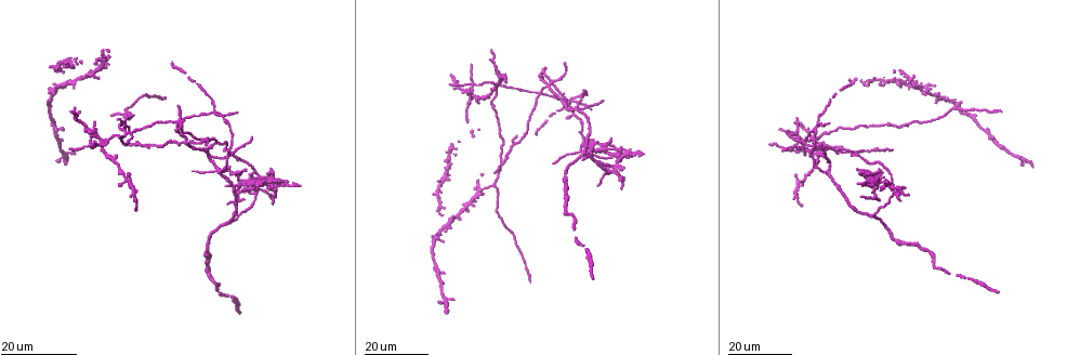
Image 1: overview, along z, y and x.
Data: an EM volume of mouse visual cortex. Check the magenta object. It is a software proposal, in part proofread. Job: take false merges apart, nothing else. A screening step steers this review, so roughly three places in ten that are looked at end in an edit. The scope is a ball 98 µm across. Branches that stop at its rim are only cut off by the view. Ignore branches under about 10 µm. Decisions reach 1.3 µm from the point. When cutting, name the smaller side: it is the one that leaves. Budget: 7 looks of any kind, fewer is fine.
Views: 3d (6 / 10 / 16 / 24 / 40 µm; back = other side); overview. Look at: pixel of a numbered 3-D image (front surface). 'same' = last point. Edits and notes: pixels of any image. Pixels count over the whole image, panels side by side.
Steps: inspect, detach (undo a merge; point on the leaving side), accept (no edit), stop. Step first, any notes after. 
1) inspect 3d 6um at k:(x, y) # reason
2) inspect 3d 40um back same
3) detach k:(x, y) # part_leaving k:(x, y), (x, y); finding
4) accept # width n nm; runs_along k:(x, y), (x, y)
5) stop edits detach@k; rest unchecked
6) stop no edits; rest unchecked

inspect 3d 16um at 1:(126, 133) # three-way junction

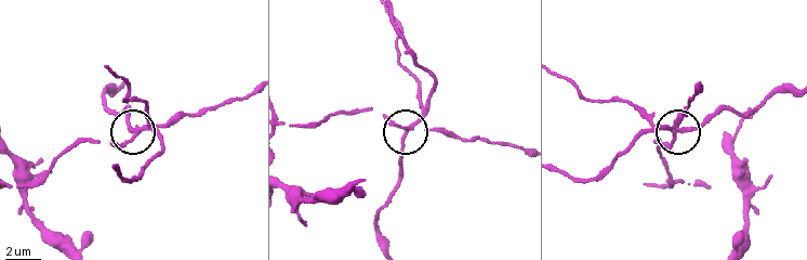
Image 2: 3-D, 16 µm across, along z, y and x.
inspect 3d 6um at 2:(132, 130) # zoom in

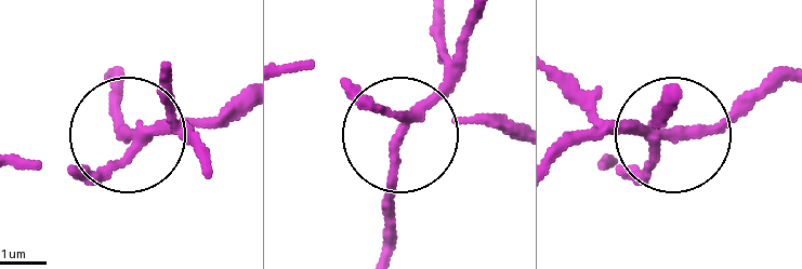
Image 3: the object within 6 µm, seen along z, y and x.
detach 3:(464, 68) # width 190 nm; part_leaving 3:(409, 116), (390, 251); two neurons meet here

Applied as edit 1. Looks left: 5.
inspect 3d 24um at 1:(102, 145) # a narrow waist

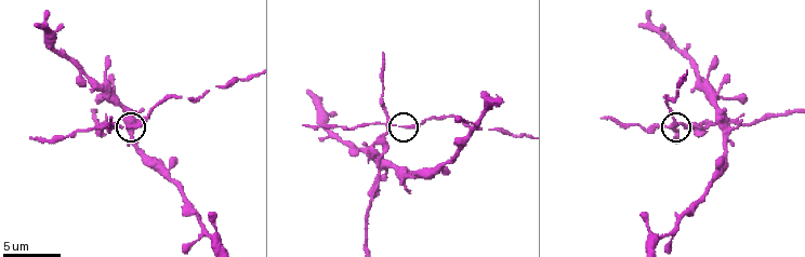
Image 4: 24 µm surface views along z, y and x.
inspect 3d 10um at 4:(129, 124) # zoom in

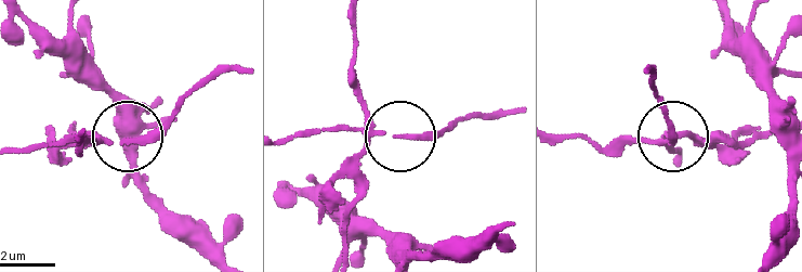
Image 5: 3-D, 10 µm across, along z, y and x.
detach 5:(351, 171) # part_leaving 5:(367, 133), (345, 249); two neurons meet here

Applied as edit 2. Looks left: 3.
inspect overview

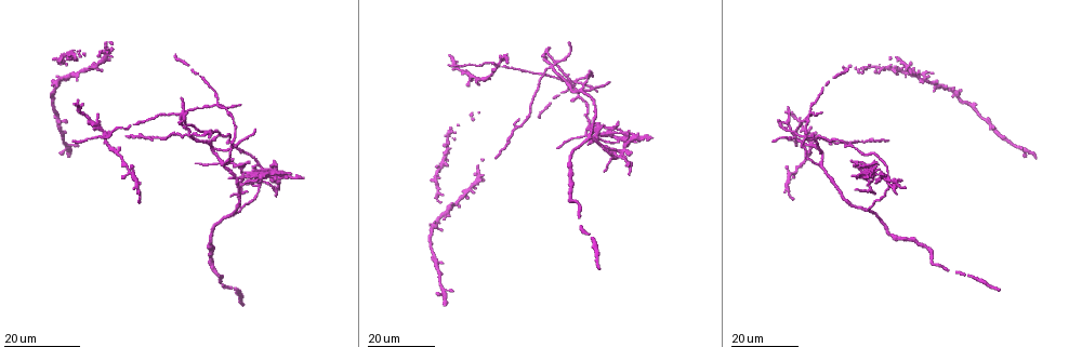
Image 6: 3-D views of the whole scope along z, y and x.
inspect 3d 24um at 6:(212, 150) # three-way junction

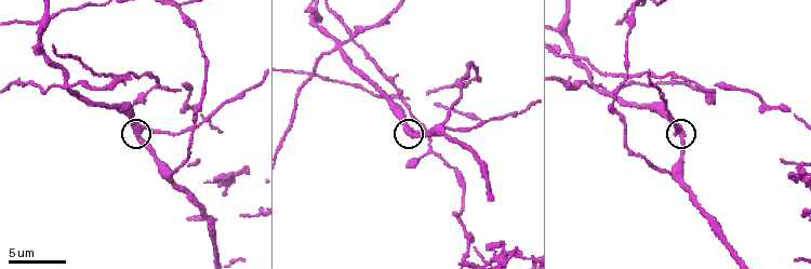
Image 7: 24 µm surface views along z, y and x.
inspect 3d 6um at 7:(140, 126) # closer look

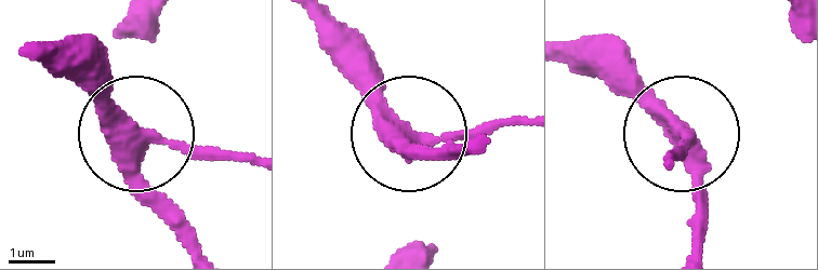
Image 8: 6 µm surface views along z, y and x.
accept # side_arm 14 um; runs_along 8:(475, 148), (406, 136), (522, 124); continuous, no second neuron

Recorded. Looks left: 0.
stop edits detach@3, detach@5; rest unchecked

